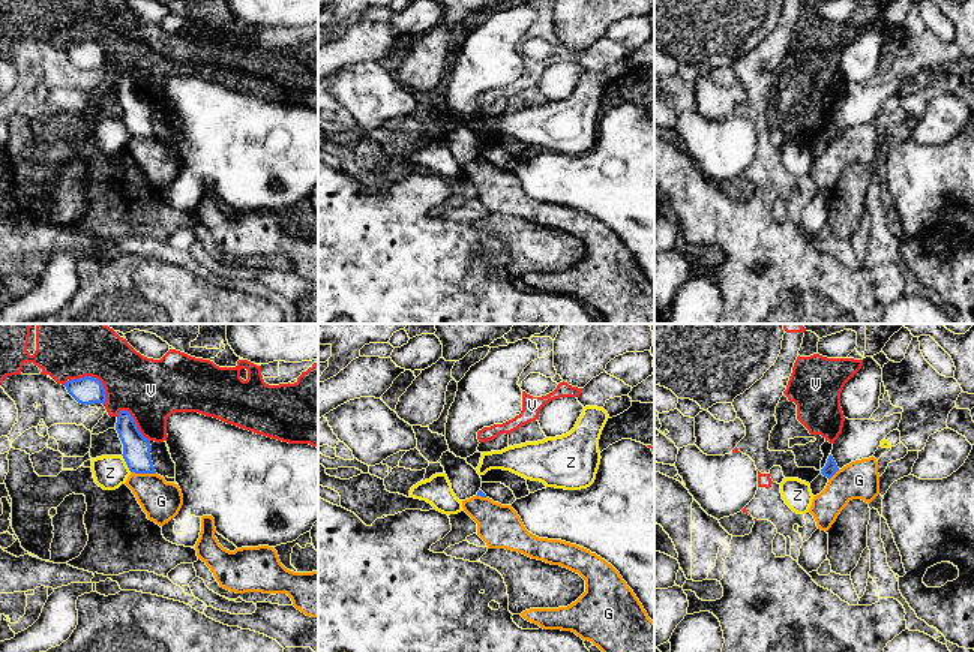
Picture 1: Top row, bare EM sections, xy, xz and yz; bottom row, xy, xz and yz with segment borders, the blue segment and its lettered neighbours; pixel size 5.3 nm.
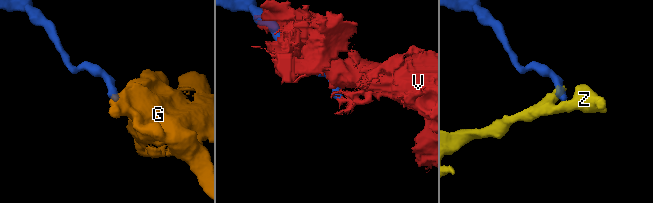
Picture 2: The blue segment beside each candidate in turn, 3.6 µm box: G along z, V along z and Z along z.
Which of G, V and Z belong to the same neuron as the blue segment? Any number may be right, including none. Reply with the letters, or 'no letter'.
no letter

